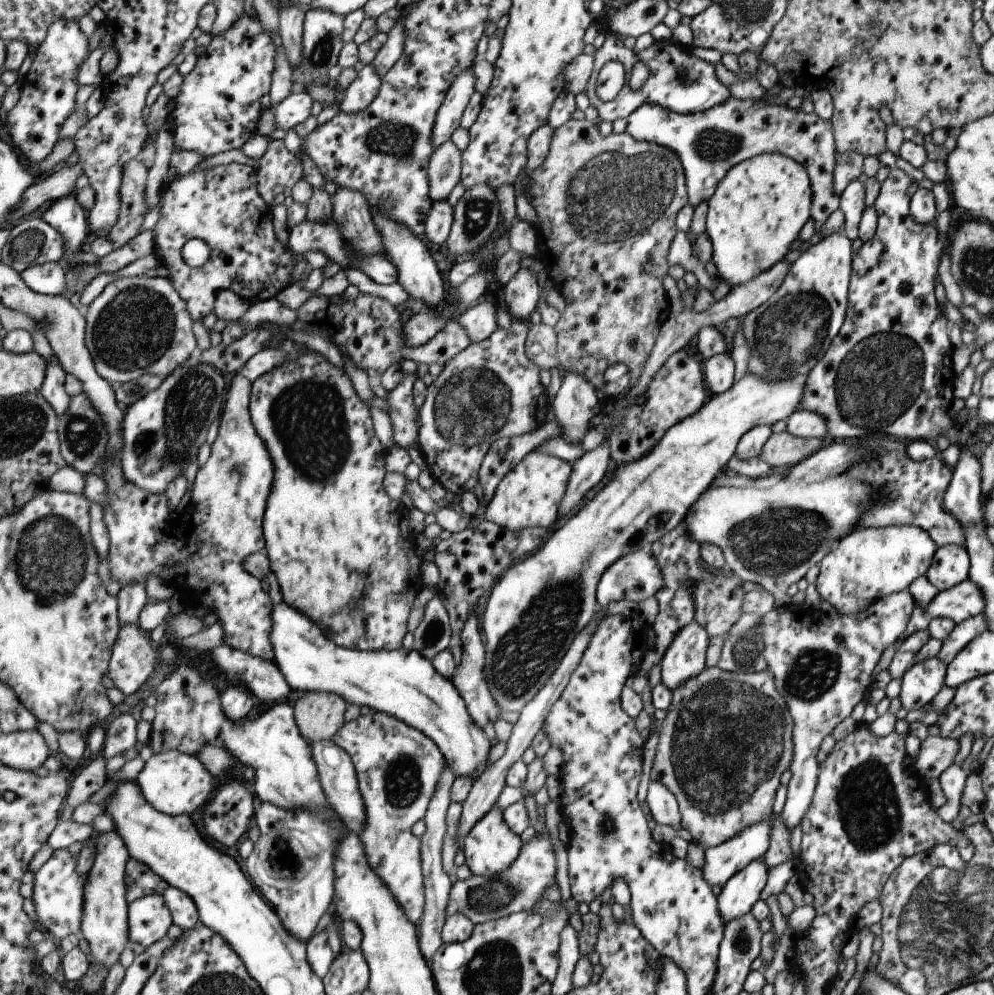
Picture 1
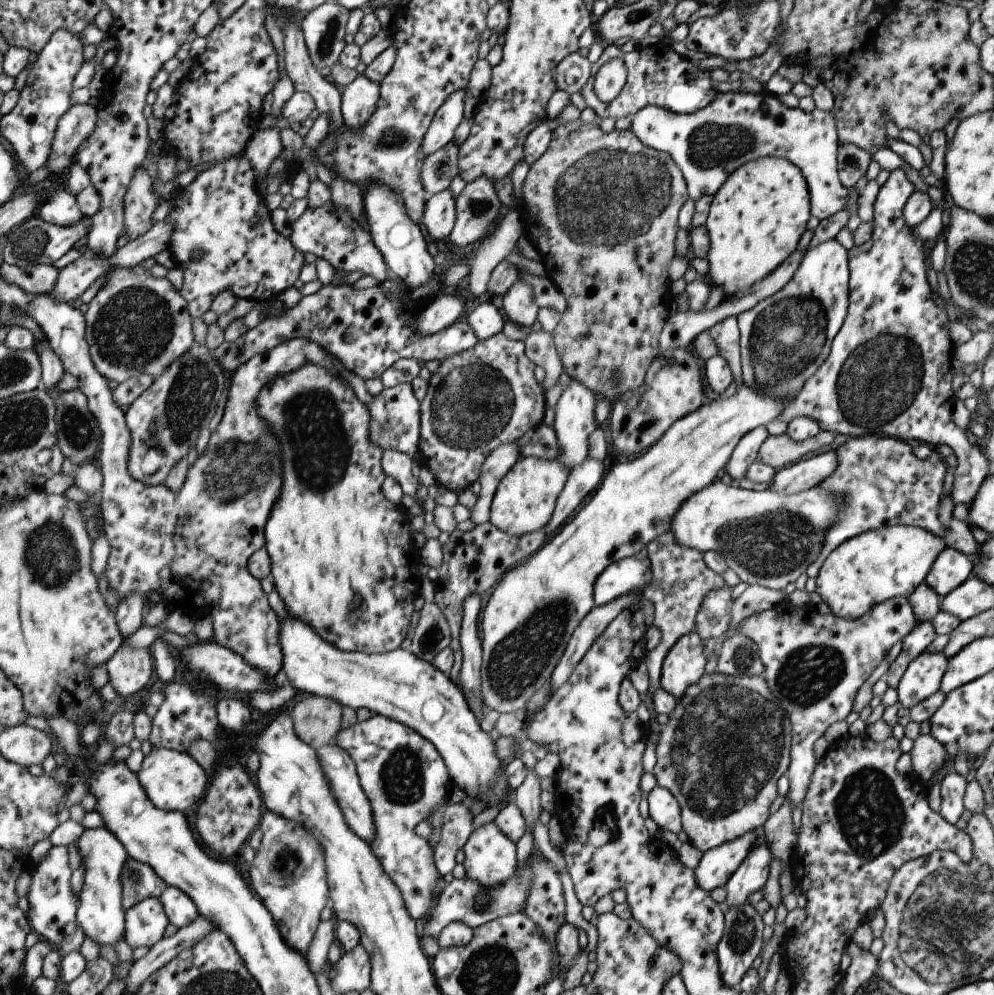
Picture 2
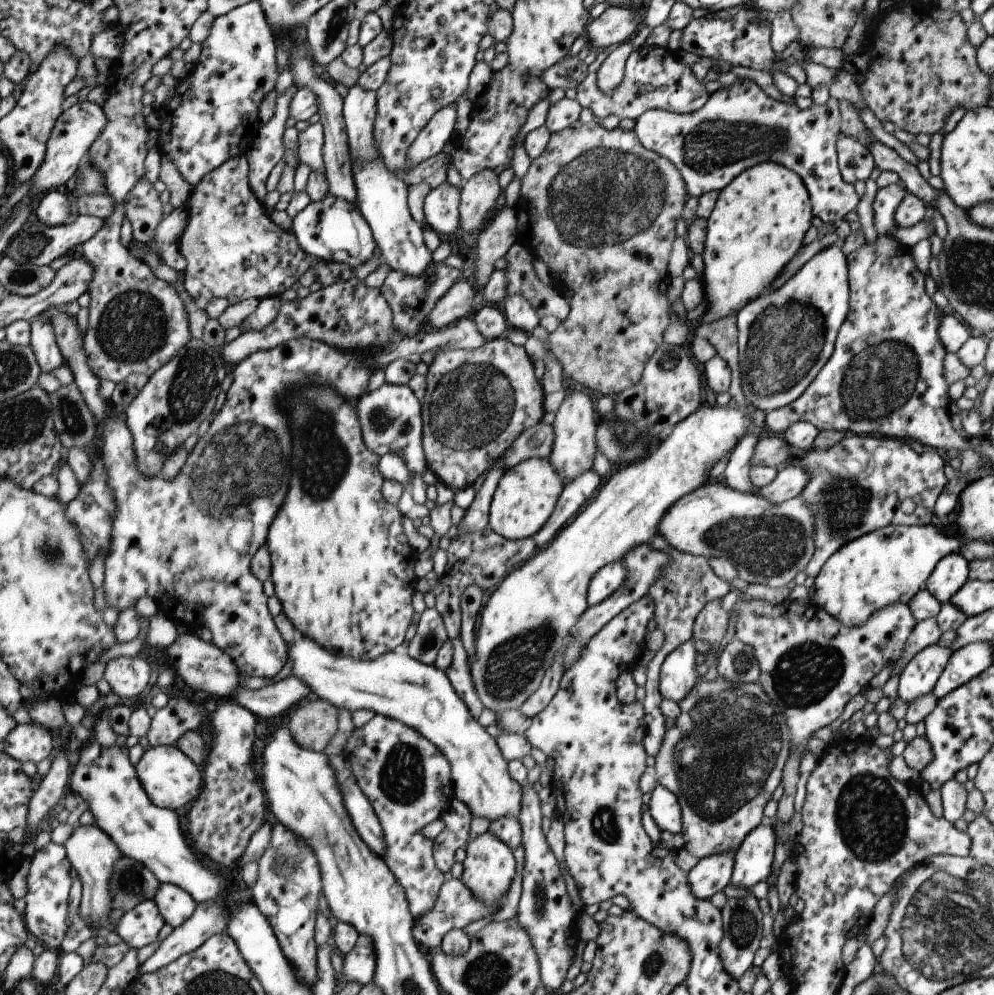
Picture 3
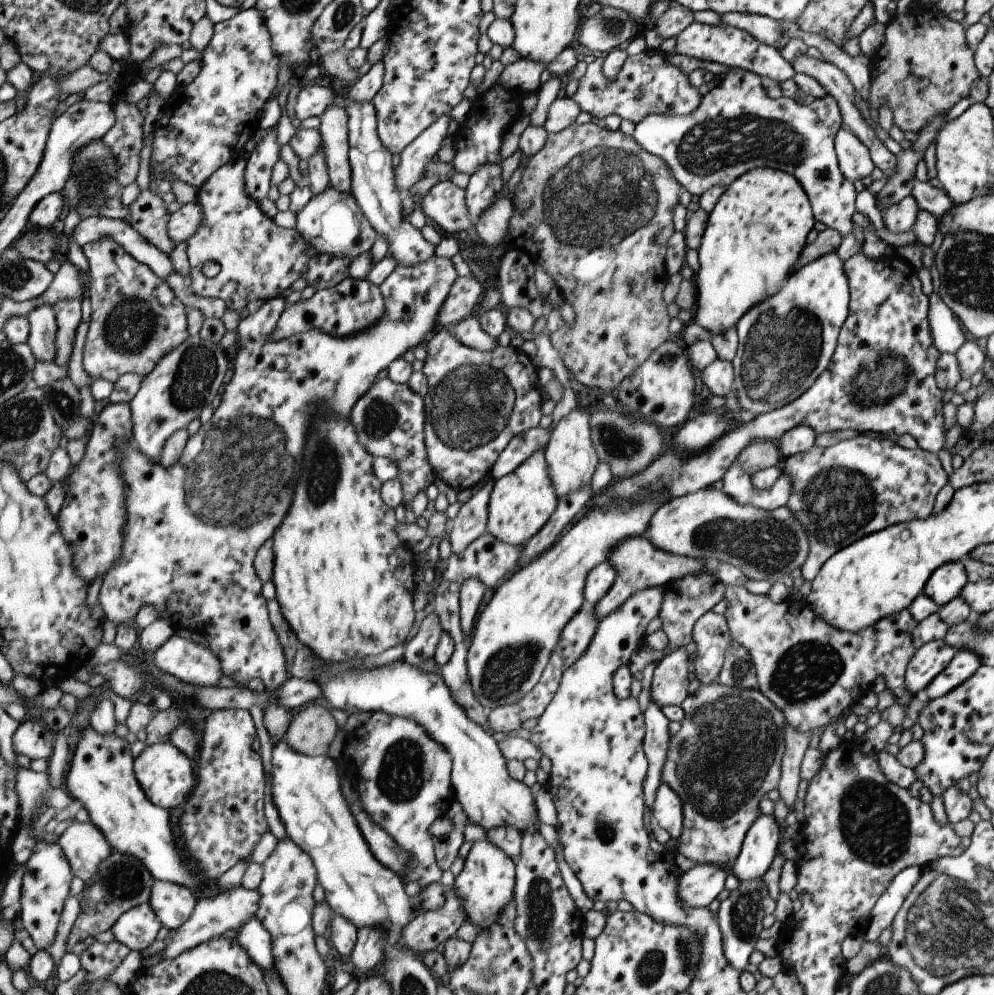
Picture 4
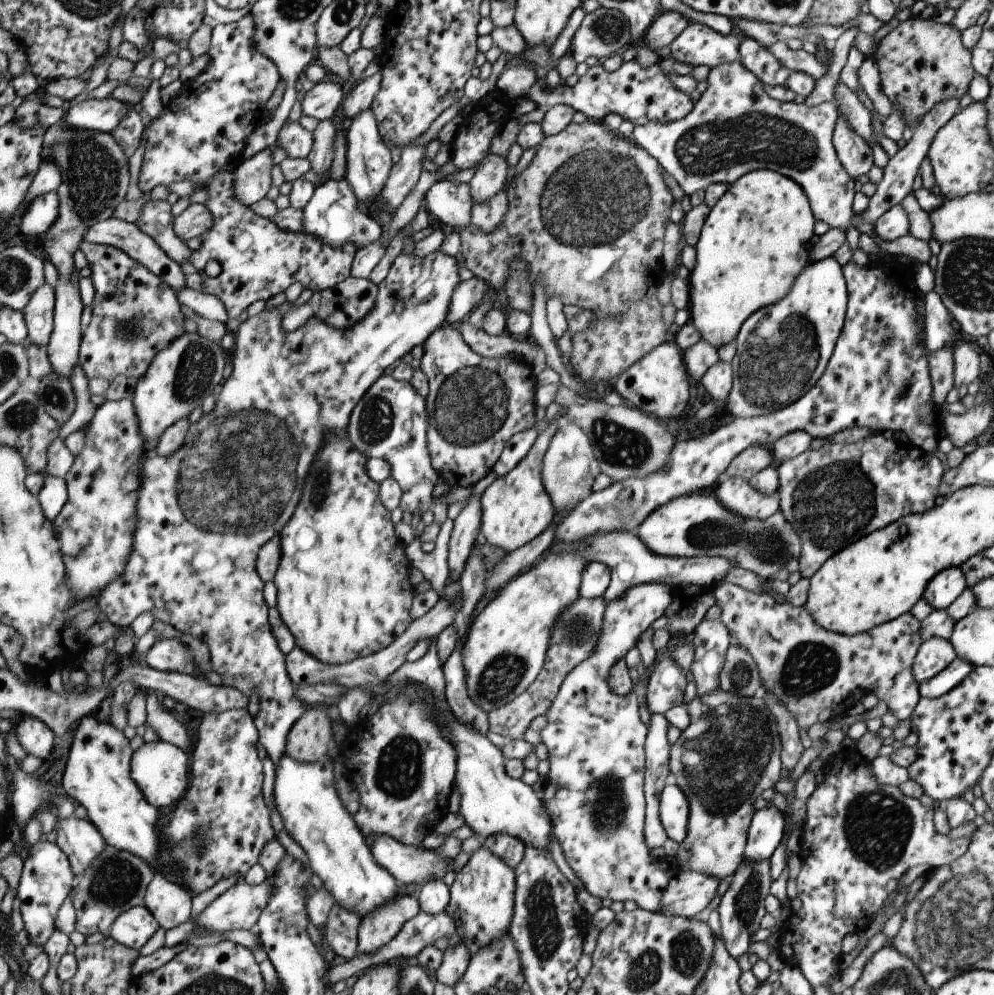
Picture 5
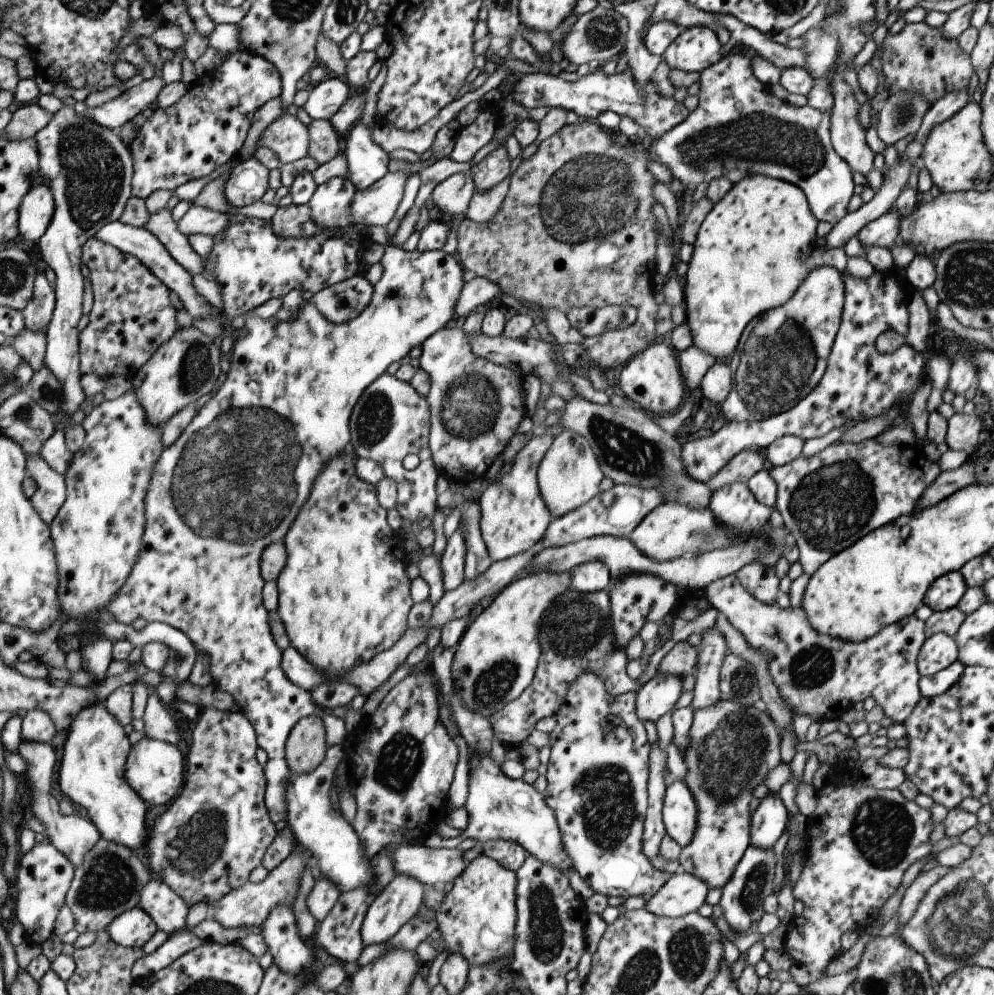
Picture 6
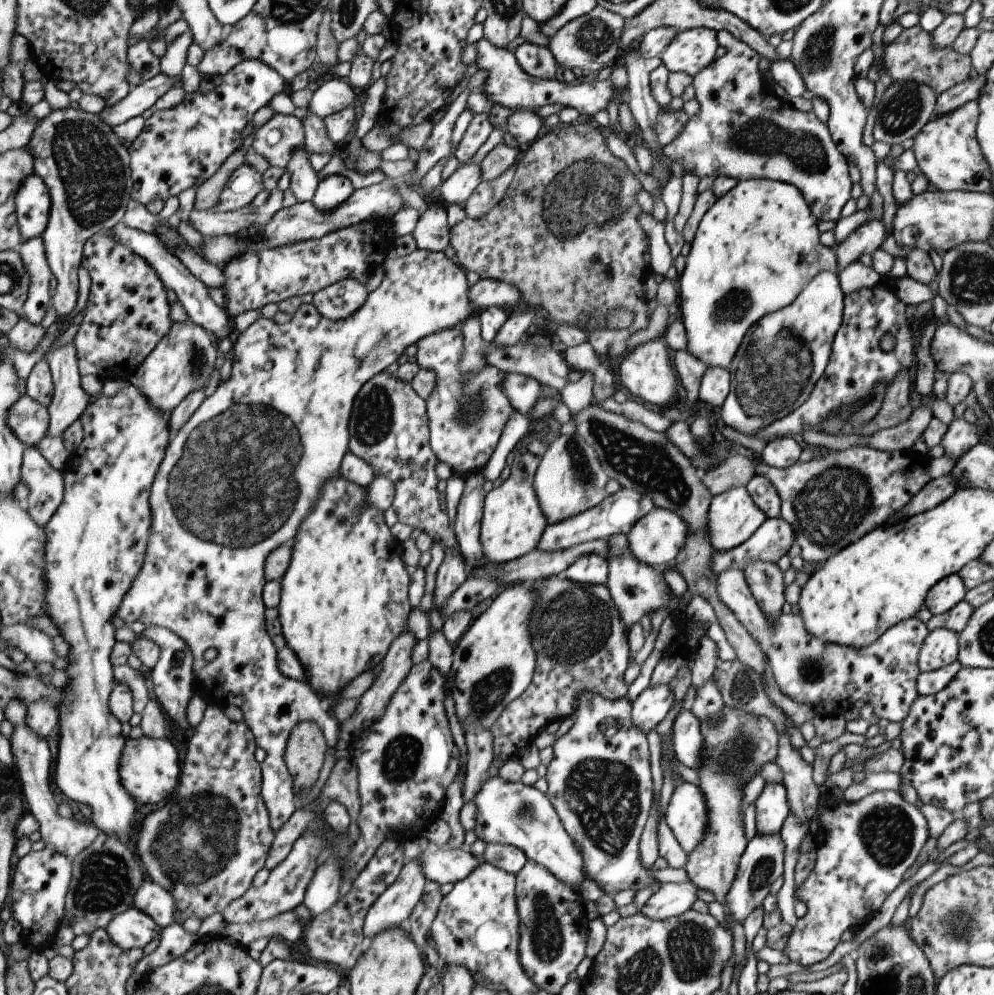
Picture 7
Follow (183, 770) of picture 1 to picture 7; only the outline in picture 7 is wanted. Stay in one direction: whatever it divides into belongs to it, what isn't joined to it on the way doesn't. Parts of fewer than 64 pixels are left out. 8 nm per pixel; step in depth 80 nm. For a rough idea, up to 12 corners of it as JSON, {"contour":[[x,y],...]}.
{"contour":[[129,739],[120,778],[140,805],[167,801],[181,782],[169,740]]}

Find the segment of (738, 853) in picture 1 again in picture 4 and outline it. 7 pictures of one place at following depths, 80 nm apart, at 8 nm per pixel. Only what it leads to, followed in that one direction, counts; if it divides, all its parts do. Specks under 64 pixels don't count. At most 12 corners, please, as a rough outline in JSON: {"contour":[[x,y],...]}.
{"contour":[[694,864],[677,876],[684,907],[707,907],[727,866]]}

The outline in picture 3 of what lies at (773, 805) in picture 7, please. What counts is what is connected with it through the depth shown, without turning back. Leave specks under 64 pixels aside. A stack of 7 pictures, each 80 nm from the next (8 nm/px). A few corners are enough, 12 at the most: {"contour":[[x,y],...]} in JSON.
{"contour":[[769,820],[732,856],[730,884],[746,889],[771,872],[776,836]]}

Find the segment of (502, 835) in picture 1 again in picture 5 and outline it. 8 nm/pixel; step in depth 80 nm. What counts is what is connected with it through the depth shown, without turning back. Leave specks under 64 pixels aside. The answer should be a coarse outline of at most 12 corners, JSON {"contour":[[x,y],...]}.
{"contour":[[482,845],[444,912],[473,956],[508,933],[514,870]]}

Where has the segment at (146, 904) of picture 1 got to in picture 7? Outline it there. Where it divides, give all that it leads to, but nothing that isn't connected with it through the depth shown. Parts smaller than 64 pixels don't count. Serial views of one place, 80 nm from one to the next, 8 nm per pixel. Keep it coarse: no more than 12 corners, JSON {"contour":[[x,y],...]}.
{"contour":[[136,907],[106,930],[123,950],[143,949],[162,934]]}

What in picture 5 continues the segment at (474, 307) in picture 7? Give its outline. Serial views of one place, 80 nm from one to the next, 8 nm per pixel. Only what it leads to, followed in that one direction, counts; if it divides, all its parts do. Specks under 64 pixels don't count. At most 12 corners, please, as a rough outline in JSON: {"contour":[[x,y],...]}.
{"contour":[[475,277],[453,288],[444,324],[461,323],[482,301],[487,284]]}

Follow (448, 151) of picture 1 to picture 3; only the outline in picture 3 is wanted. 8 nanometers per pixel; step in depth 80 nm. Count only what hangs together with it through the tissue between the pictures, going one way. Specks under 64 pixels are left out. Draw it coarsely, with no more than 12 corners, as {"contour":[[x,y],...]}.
{"contour":[[449,155],[420,162],[403,176],[407,186],[424,182],[431,190],[445,181]]}

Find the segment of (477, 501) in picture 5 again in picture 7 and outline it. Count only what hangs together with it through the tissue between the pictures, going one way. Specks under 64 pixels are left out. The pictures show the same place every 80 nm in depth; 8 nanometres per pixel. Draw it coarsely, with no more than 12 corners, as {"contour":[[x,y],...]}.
{"contour":[[457,544],[435,573],[437,612],[445,598],[468,578]]}

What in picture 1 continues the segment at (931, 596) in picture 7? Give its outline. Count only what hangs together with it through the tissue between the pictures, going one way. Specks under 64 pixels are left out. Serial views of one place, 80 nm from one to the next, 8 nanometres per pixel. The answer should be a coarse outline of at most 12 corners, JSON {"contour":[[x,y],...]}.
{"contour":[[963,546],[936,548],[924,575],[939,592],[967,579]]}

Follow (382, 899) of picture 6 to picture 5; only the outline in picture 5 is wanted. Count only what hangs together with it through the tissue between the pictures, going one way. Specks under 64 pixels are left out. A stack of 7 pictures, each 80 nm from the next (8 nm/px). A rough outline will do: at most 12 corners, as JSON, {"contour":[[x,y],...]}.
{"contour":[[404,887],[397,902],[361,918],[358,952],[375,954],[420,912]]}

